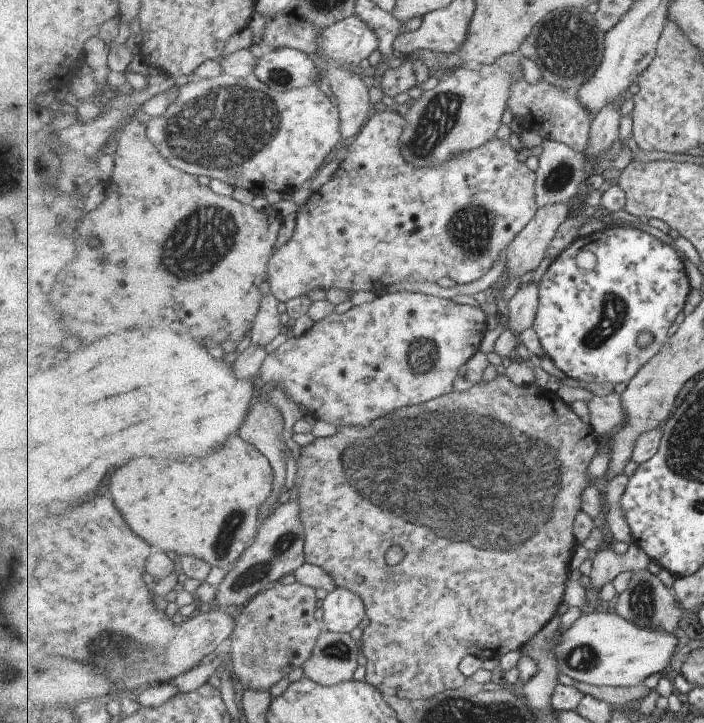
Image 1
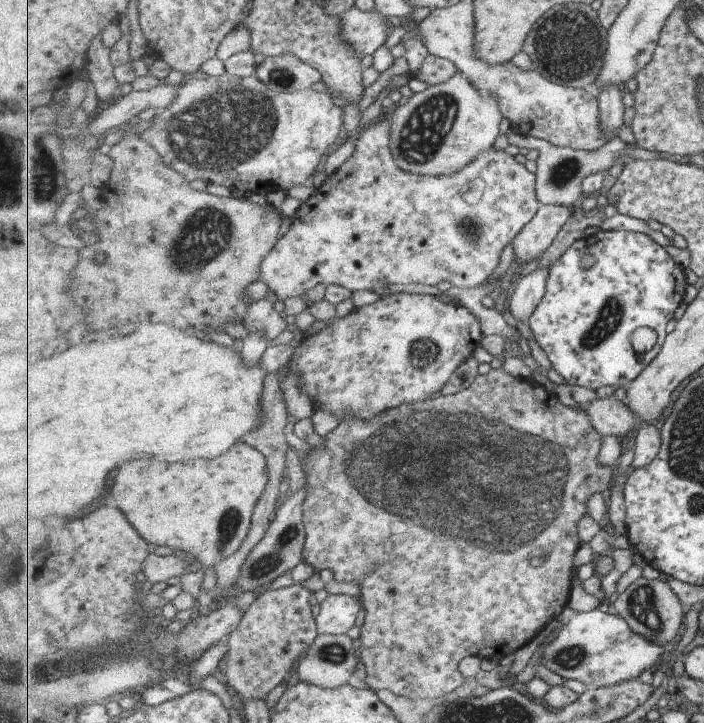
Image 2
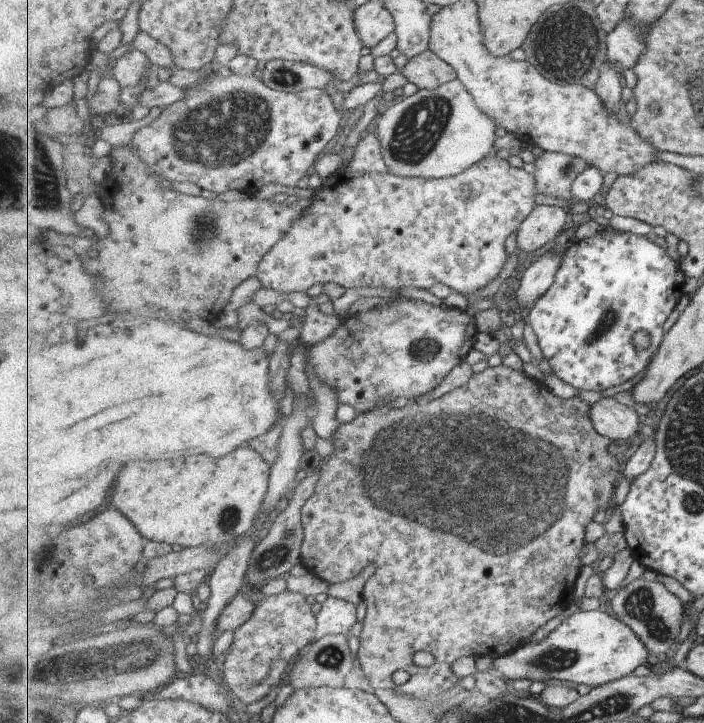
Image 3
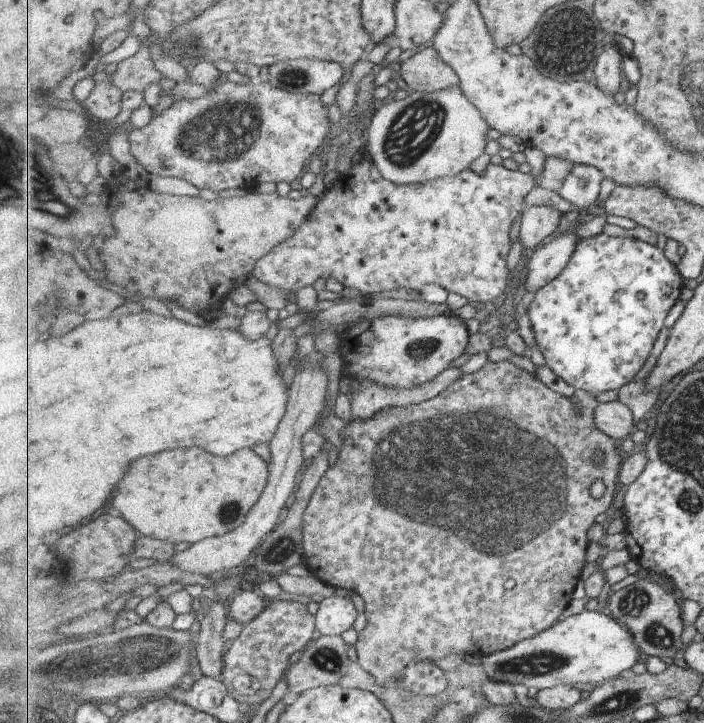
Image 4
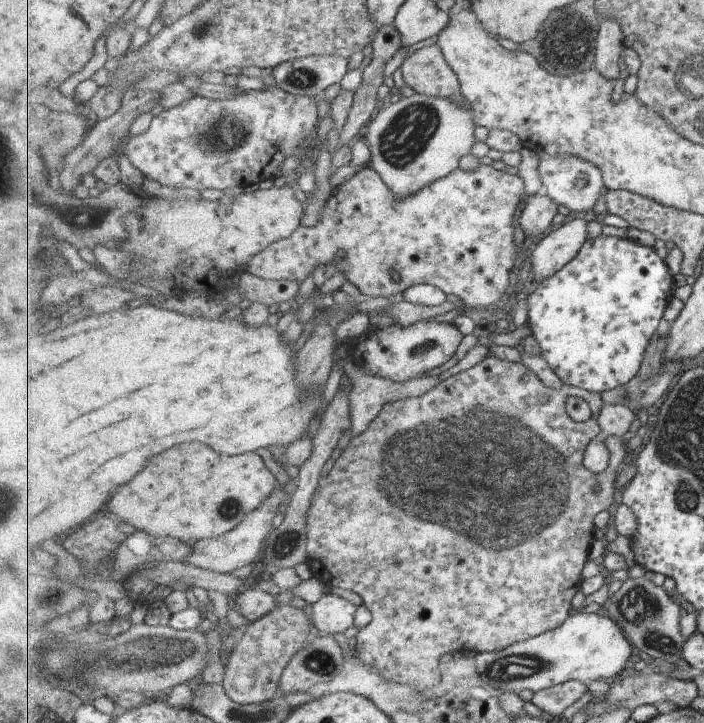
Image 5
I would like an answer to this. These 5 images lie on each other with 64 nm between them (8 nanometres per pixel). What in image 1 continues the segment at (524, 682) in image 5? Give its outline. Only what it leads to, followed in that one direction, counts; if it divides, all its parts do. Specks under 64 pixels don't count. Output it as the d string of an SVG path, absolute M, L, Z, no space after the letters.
M609 609L581 616L565 631L561 642L555 646L559 670L575 681L593 686L639 686L652 674L670 672L671 661L686 642L681 630L653 630L633 624L624 616L609 613Z

